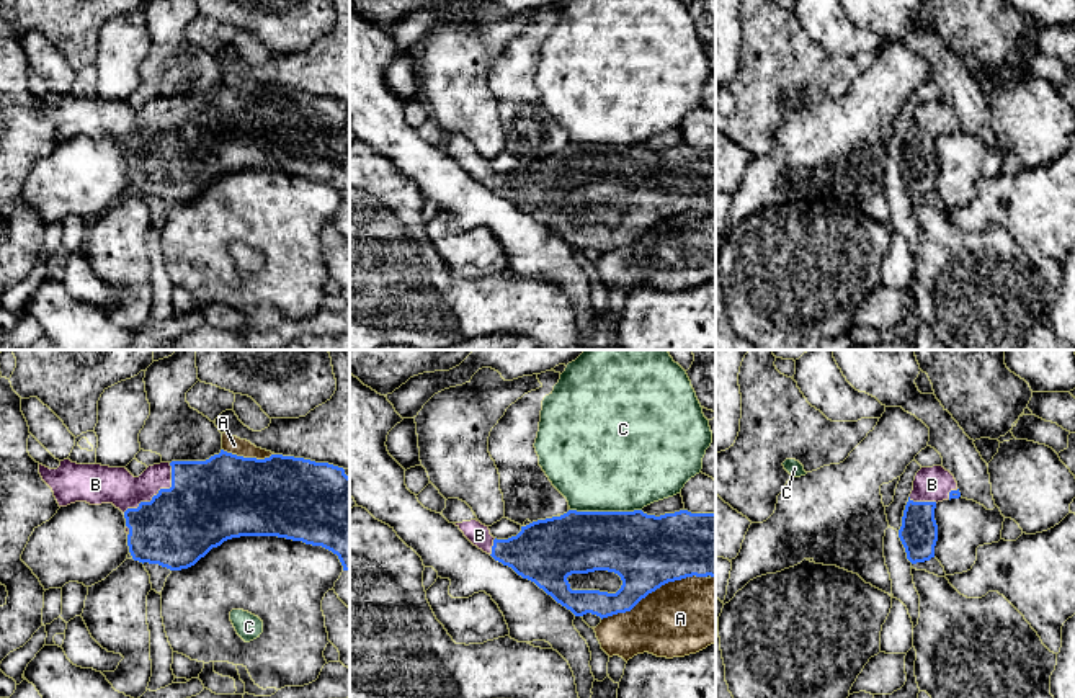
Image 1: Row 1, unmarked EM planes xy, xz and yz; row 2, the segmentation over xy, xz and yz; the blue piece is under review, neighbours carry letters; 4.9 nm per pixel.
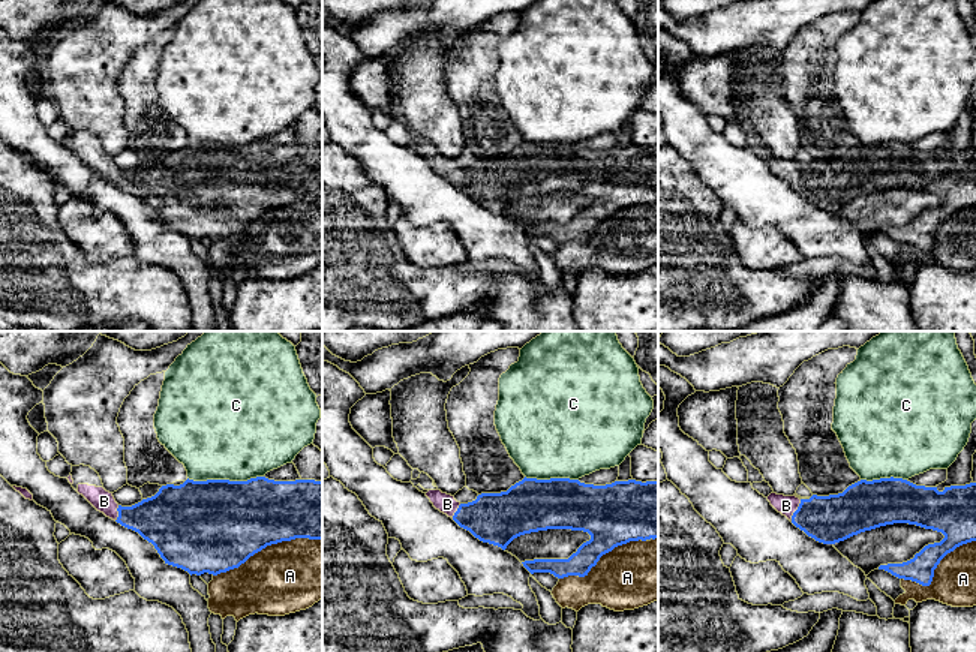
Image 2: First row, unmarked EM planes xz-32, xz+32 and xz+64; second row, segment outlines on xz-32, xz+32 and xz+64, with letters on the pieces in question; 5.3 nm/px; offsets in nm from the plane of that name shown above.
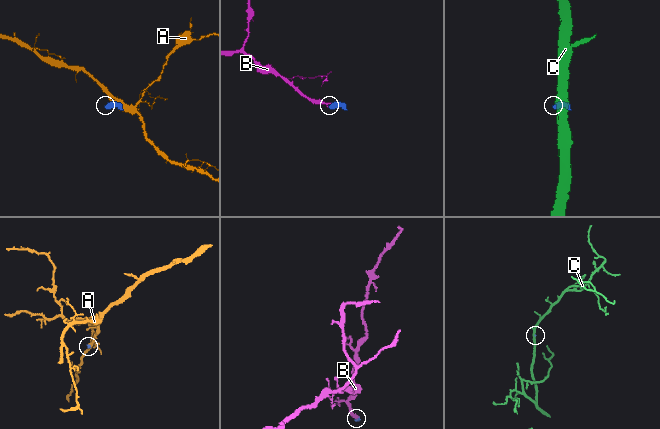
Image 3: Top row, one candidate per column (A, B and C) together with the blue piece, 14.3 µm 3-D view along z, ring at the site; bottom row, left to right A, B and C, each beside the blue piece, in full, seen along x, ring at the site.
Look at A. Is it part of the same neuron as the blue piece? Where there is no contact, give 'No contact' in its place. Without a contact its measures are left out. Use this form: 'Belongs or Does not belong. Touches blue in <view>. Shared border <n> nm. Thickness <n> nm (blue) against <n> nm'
Does not belong. Touches blue in xz. Shared border 550 nm. Thickness 360 nm (blue) against 360 nm

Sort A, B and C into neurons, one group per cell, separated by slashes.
A / B / C

